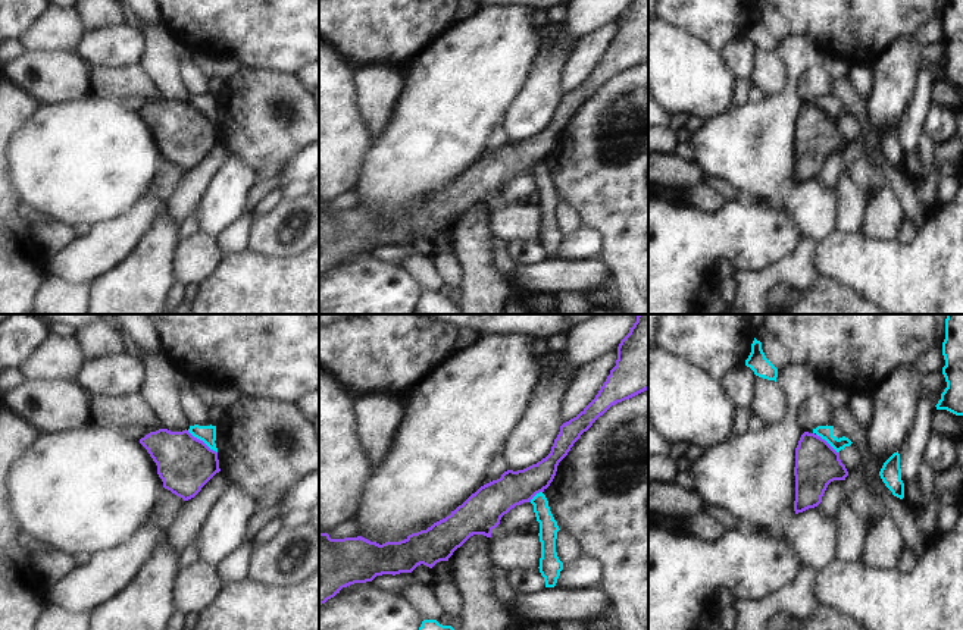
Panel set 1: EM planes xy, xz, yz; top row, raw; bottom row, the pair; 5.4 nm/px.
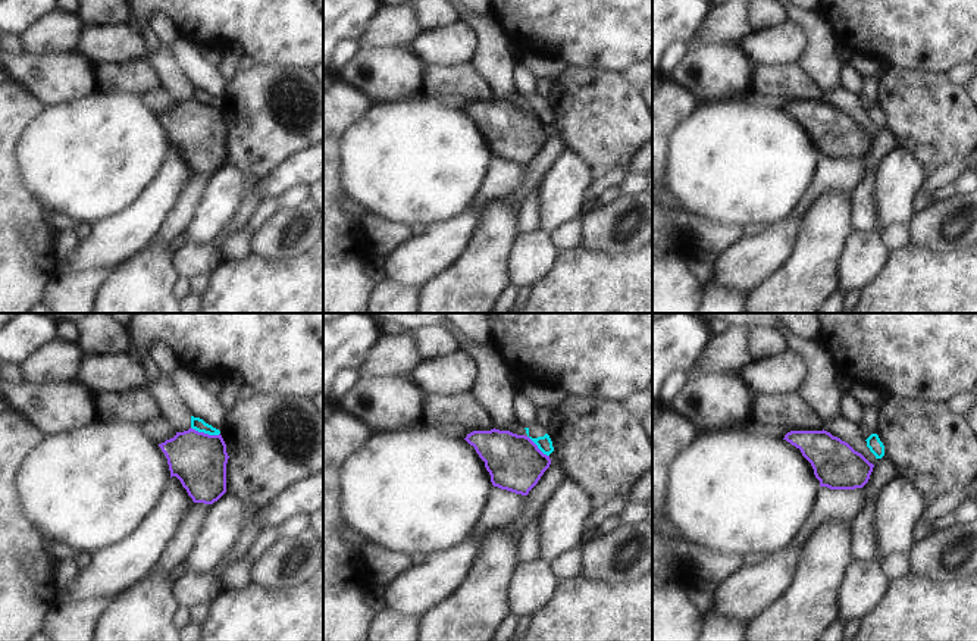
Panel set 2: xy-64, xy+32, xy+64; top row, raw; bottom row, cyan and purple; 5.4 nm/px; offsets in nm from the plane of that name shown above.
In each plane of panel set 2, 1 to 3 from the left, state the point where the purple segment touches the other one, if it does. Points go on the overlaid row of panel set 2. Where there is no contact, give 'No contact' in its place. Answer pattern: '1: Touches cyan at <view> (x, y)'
1: Touches cyan at xy-64 (206, 432)
2: Touches cyan at xy+32 (538, 447)
3: No contact.

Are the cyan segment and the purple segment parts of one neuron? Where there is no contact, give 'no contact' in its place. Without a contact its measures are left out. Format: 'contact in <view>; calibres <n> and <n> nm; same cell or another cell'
contact in xy; calibres 100 and 300 nm; another cell

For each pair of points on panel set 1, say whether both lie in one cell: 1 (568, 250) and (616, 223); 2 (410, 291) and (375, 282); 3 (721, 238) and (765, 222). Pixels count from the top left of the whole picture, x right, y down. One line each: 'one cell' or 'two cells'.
1: two cells
2: one cell
3: one cell

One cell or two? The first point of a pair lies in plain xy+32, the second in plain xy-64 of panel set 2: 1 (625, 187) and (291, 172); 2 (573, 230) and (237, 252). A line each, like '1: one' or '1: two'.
1: two
2: one

